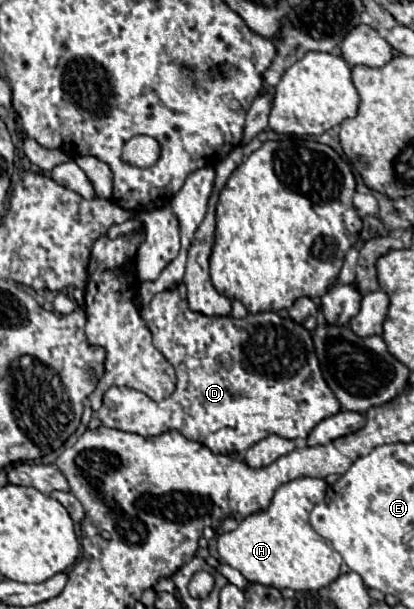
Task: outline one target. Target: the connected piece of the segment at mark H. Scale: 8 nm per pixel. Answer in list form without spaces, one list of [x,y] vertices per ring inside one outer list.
[[[301,477],[301,479],[293,479],[285,485],[281,485],[275,491],[267,509],[247,515],[235,531],[221,533],[217,537],[219,557],[225,563],[229,563],[233,569],[241,571],[241,575],[247,581],[273,585],[277,589],[289,587],[295,591],[313,591],[313,589],[321,589],[321,587],[329,585],[331,581],[335,581],[339,577],[341,555],[331,547],[331,543],[327,539],[323,539],[319,533],[315,533],[309,525],[309,513],[317,503],[321,503],[325,499],[325,491],[327,491],[325,479],[315,479],[315,477]]]

